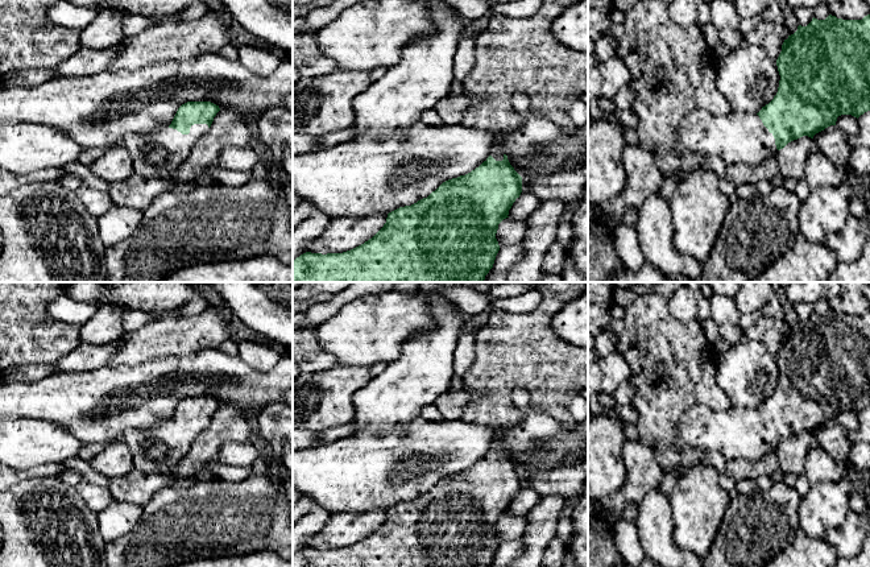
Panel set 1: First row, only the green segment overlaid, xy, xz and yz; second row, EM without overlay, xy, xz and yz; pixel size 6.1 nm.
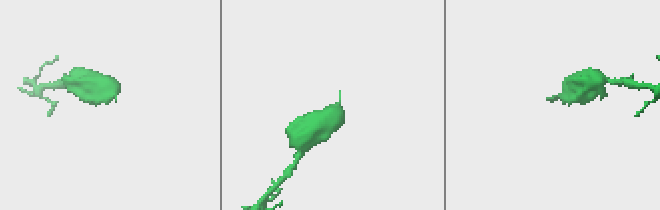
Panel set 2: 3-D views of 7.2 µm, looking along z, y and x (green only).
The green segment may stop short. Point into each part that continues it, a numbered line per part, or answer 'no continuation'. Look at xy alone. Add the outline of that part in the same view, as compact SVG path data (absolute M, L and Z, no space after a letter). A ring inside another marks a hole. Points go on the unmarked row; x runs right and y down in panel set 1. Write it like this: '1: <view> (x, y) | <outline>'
1: xy (158, 450) | M194 419L188 430L163 422L152 429L125 431L127 444L133 455L133 468L145 473L173 472L207 426L207 419Z

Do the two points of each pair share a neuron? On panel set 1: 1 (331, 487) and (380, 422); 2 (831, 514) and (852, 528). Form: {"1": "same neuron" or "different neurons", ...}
{"1": "different neurons", "2": "different neurons"}

